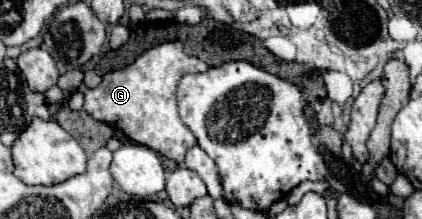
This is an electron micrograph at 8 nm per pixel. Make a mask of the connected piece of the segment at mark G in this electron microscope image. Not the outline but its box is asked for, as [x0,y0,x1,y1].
[83,40,207,164]

